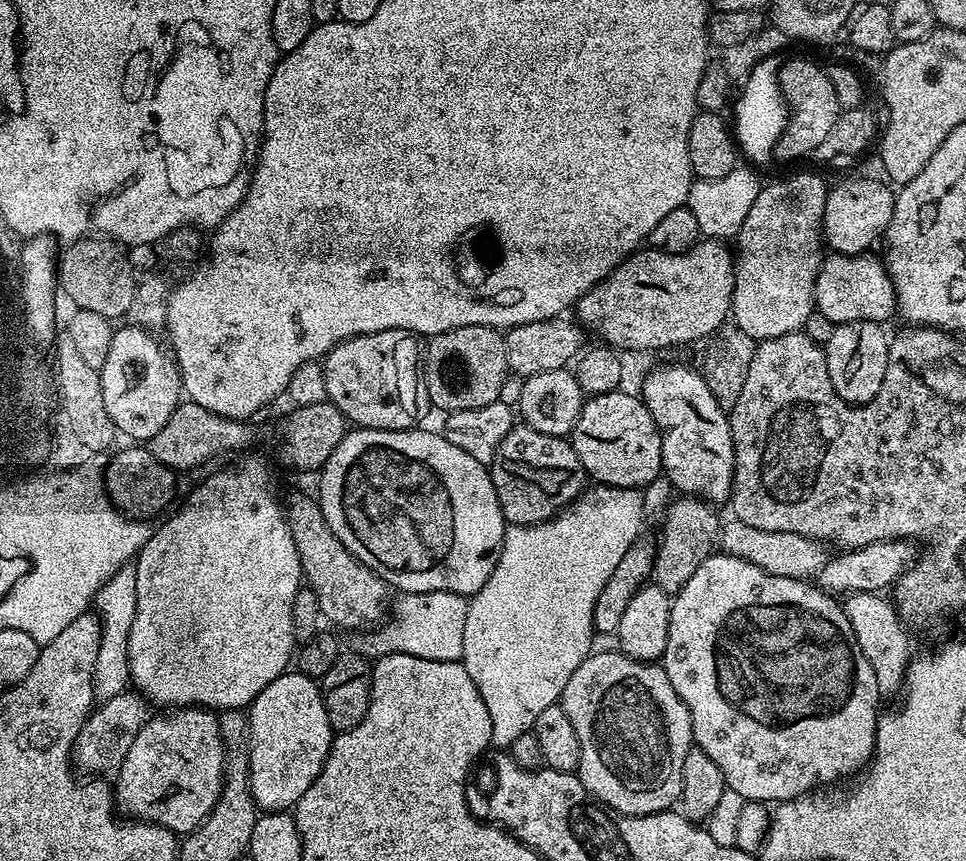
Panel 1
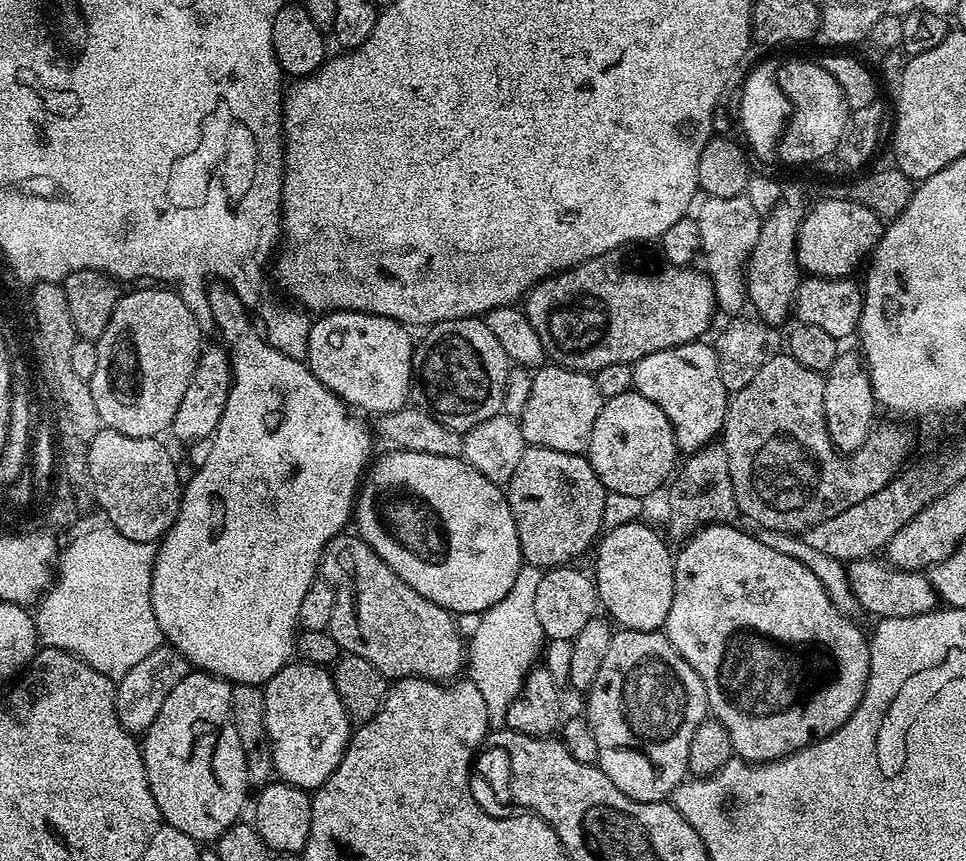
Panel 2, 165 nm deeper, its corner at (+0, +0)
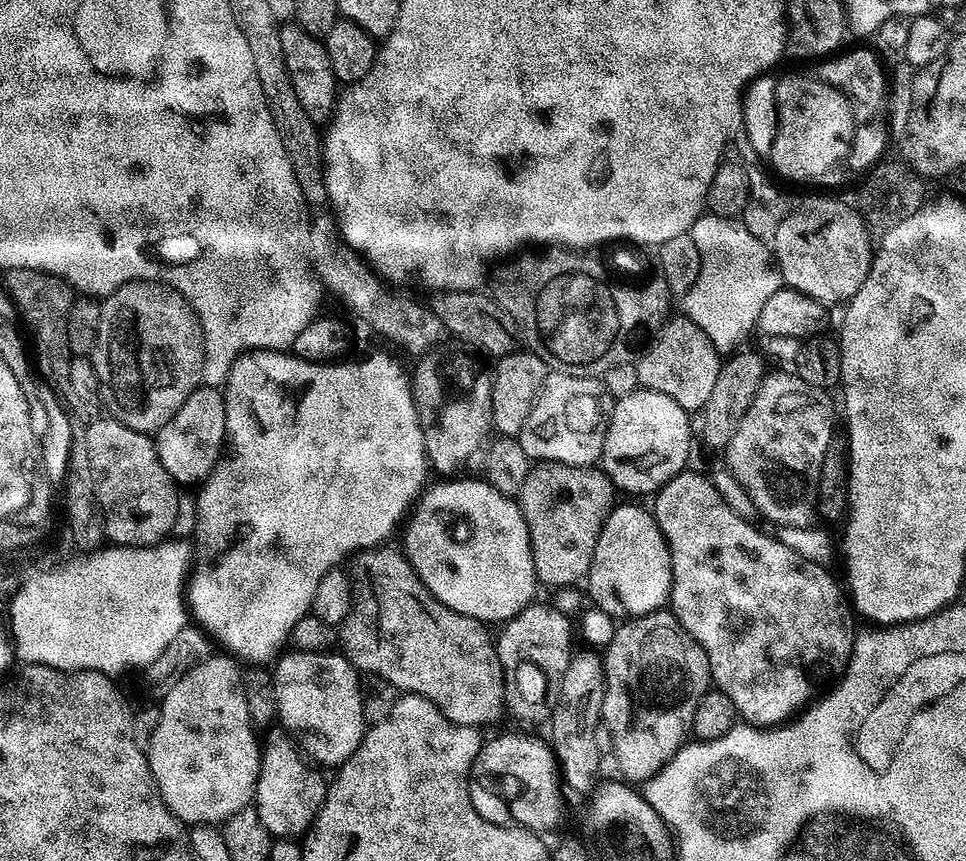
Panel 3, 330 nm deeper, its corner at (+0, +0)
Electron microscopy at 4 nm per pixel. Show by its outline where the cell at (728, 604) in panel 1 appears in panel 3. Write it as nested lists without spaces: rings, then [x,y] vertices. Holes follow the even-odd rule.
[[[691,470],[679,472],[679,474],[673,480],[666,482],[660,487],[659,492],[655,493],[654,501],[655,500],[656,508],[654,507],[654,515],[656,517],[656,521],[658,522],[658,526],[662,530],[662,534],[666,538],[668,549],[670,550],[670,558],[672,559],[672,595],[670,597],[670,610],[678,618],[678,622],[682,625],[682,627],[684,627],[684,629],[687,630],[687,632],[690,633],[691,636],[700,643],[702,650],[706,650],[706,658],[710,662],[710,670],[712,671],[712,684],[715,685],[715,687],[720,692],[726,694],[726,698],[730,698],[730,702],[734,702],[737,717],[739,717],[741,721],[757,726],[775,726],[777,724],[783,723],[788,717],[791,717],[793,713],[795,713],[798,709],[801,709],[813,697],[814,691],[812,692],[811,680],[812,672],[832,672],[835,670],[835,668],[837,668],[837,670],[843,669],[845,665],[847,665],[848,657],[852,655],[852,642],[854,639],[854,631],[852,632],[853,617],[850,615],[850,608],[846,603],[845,593],[842,591],[841,581],[839,579],[836,581],[835,578],[827,572],[829,569],[825,567],[825,565],[816,564],[814,561],[808,561],[800,554],[796,554],[794,550],[790,550],[789,547],[784,546],[782,542],[776,540],[775,535],[768,533],[767,536],[766,533],[759,532],[759,530],[751,524],[753,522],[751,519],[739,516],[738,513],[732,509],[732,507],[728,505],[727,502],[725,502],[725,500],[722,498],[722,494],[718,494],[718,490],[713,486],[711,479],[709,479],[705,473],[703,476],[702,473],[691,472]]]

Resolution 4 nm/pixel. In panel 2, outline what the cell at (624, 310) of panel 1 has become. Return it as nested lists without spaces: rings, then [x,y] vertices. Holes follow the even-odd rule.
[[[619,251],[608,252],[576,268],[567,268],[541,280],[528,292],[522,311],[551,363],[589,374],[602,370],[602,366],[634,365],[650,354],[658,354],[658,350],[699,341],[703,337],[700,335],[711,326],[712,315],[718,312],[716,290],[703,271],[695,272],[695,267],[679,268],[669,263],[665,263],[664,268],[627,264],[620,255]]]

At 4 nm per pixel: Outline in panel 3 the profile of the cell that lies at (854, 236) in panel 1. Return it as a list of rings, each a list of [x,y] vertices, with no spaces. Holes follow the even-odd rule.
[[[808,196],[800,205],[793,207],[782,218],[781,225],[775,231],[770,241],[770,251],[774,257],[776,271],[780,279],[787,287],[803,296],[809,296],[819,304],[831,306],[831,304],[843,305],[851,300],[854,294],[866,282],[866,274],[872,265],[874,244],[868,241],[869,225],[864,223],[863,216],[855,207],[852,208],[844,200],[835,200],[832,196]]]

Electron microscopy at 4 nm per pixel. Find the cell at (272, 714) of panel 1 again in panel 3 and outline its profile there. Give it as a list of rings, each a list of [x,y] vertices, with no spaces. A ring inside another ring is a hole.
[[[288,650],[275,661],[275,664],[272,680],[276,684],[276,711],[279,723],[295,733],[303,751],[317,765],[343,764],[346,758],[350,758],[350,754],[354,754],[354,750],[358,750],[366,731],[365,689],[360,688],[361,673],[347,656],[336,650]]]

